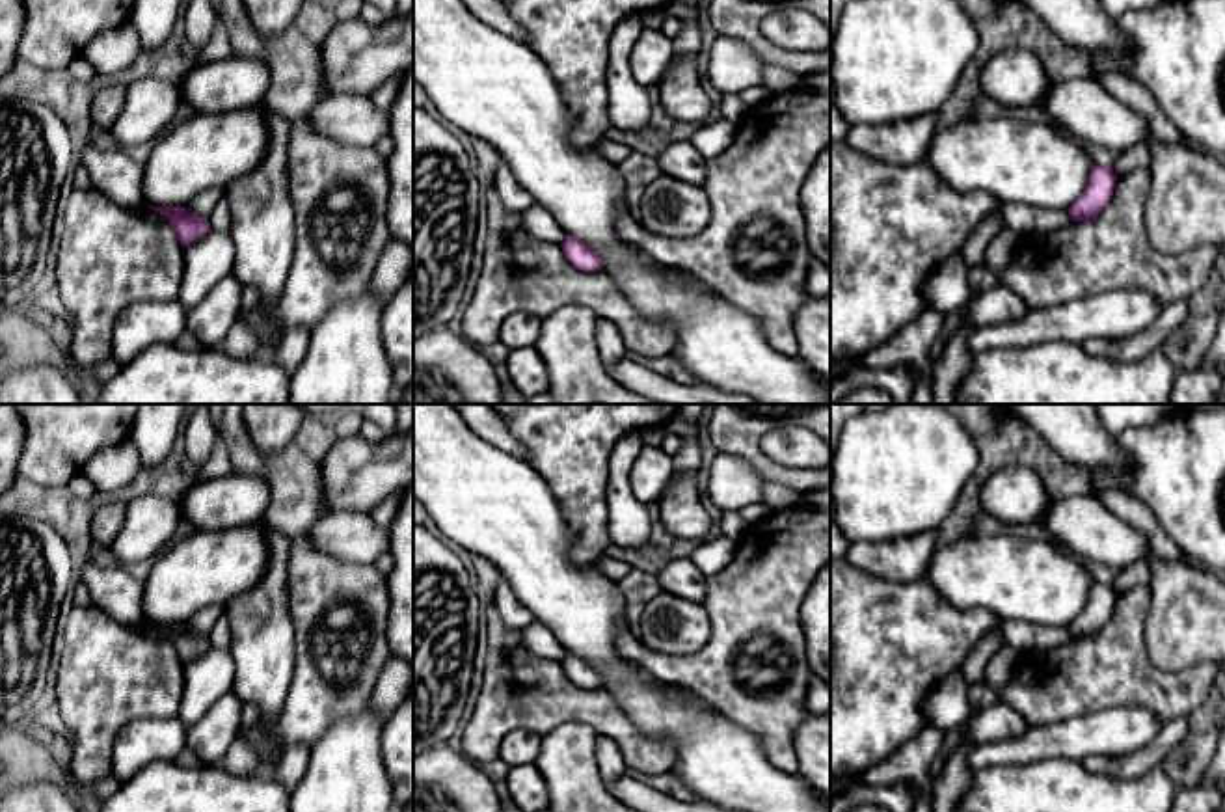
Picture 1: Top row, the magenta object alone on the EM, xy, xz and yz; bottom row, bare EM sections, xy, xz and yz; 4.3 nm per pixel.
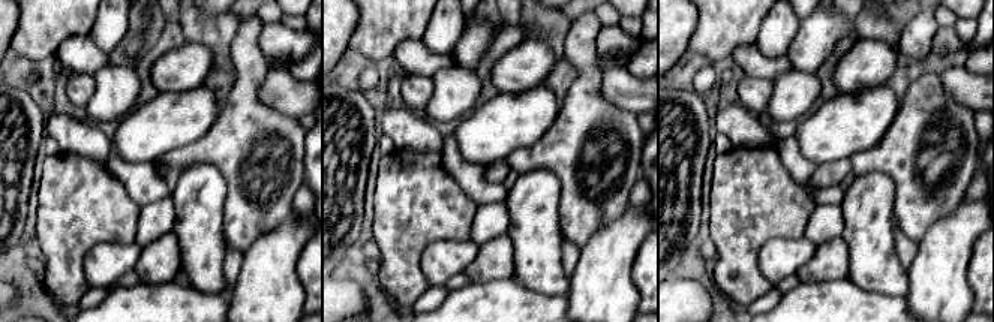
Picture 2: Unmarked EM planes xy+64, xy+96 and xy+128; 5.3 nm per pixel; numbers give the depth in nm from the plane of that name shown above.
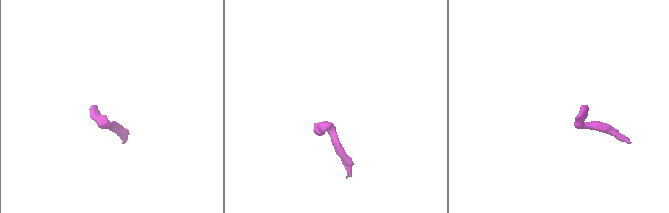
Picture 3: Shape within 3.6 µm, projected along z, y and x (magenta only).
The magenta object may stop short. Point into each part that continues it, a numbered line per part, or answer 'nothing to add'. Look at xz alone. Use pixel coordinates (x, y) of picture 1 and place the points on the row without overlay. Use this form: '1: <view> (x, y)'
nothing to add

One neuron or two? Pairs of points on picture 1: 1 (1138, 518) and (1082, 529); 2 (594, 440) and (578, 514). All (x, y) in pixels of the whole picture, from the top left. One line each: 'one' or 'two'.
1: two
2: one

